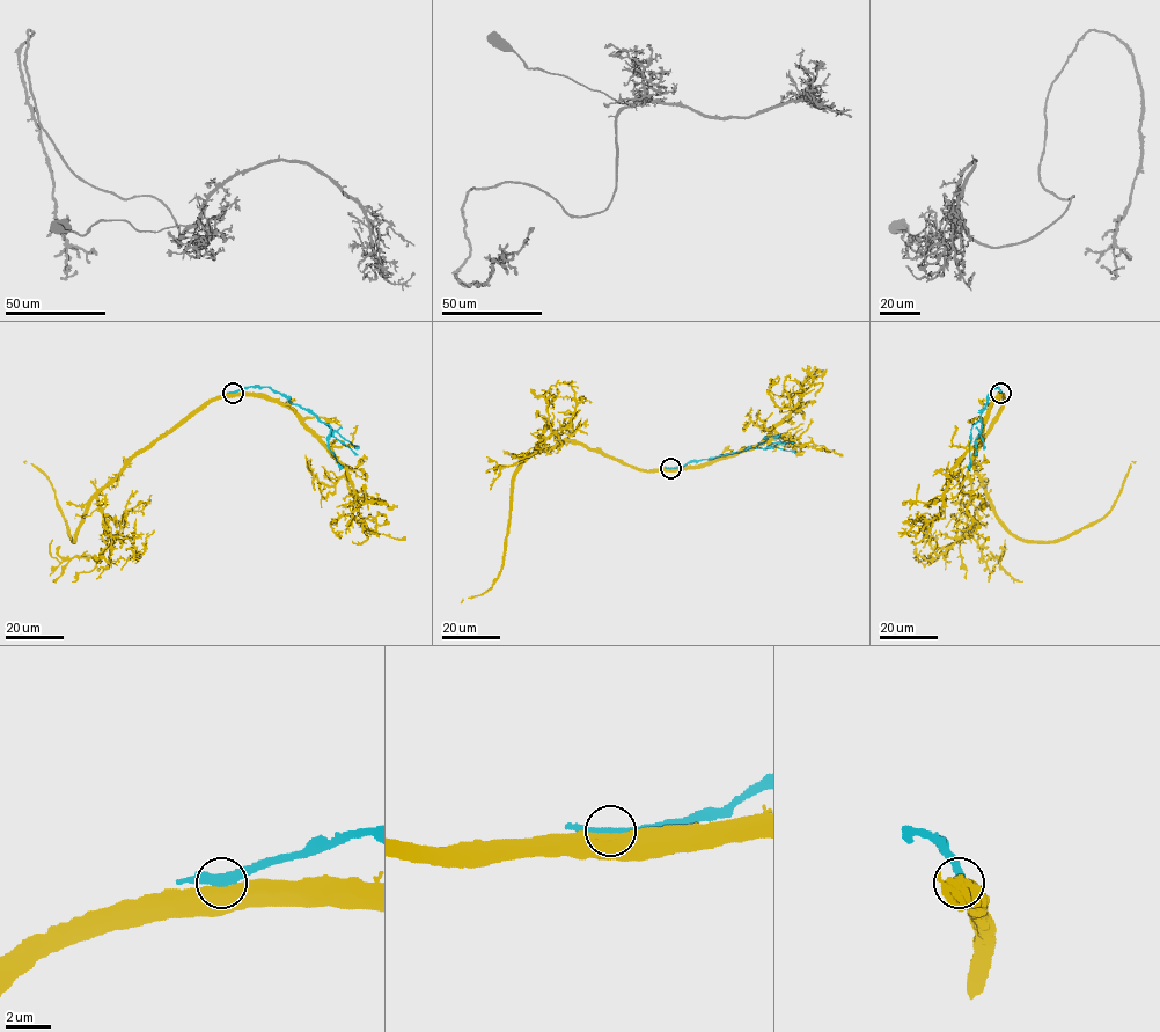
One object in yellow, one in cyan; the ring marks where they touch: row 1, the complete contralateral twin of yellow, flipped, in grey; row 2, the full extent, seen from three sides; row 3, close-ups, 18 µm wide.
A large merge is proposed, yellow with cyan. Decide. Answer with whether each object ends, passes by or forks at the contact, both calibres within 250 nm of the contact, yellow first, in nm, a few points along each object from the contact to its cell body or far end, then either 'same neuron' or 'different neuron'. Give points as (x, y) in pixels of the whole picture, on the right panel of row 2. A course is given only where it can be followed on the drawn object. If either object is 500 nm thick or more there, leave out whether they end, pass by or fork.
calibres 700 and 360 nm; course yellow (1000, 393), (1003, 403), (976, 448), (975, 471), (997, 518), (1013, 534), (1059, 541), (1096, 524), (1135, 463); course cyan (1000, 393), (992, 387), (981, 418), (973, 426), (970, 470); different neuron

